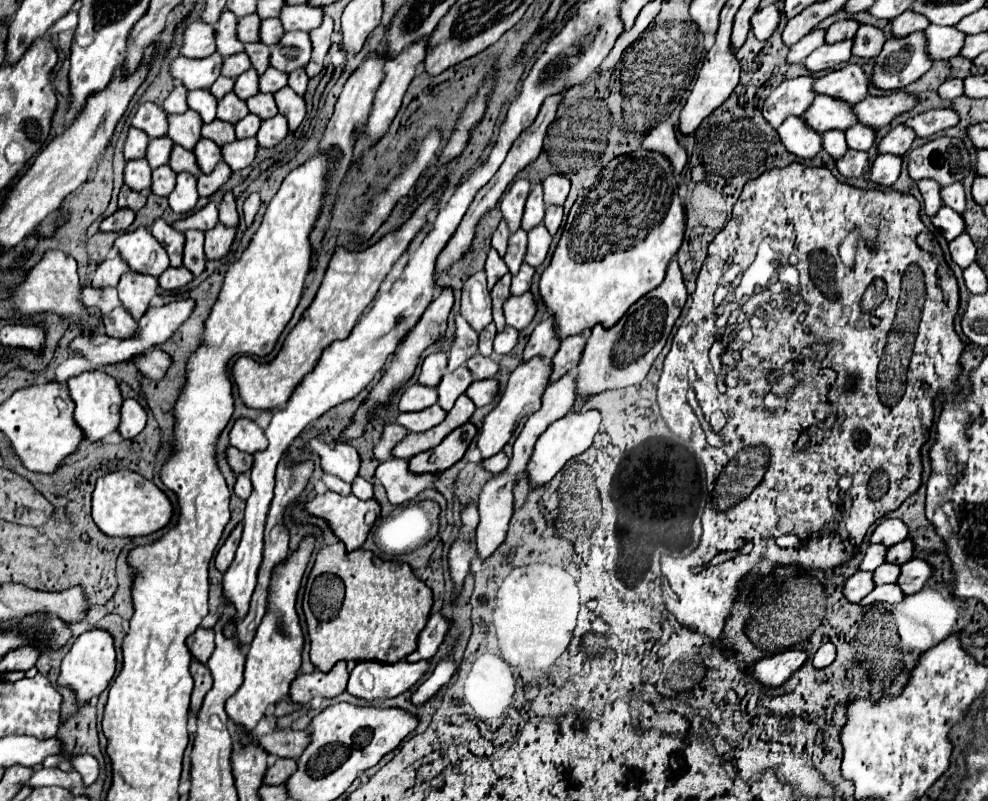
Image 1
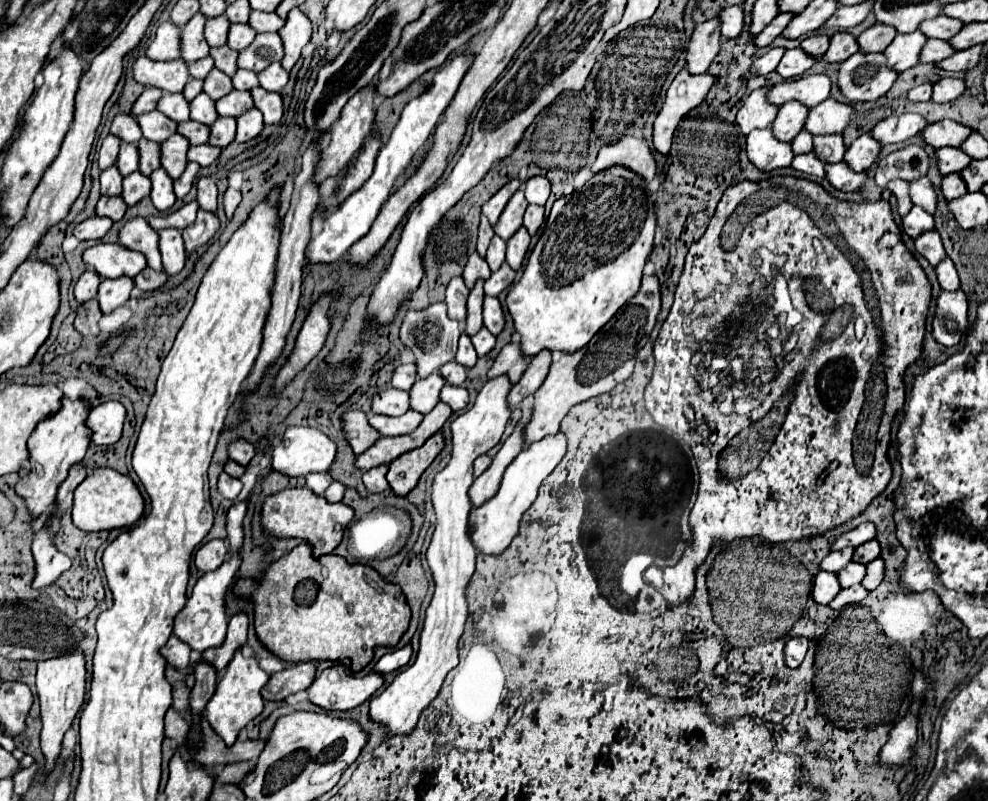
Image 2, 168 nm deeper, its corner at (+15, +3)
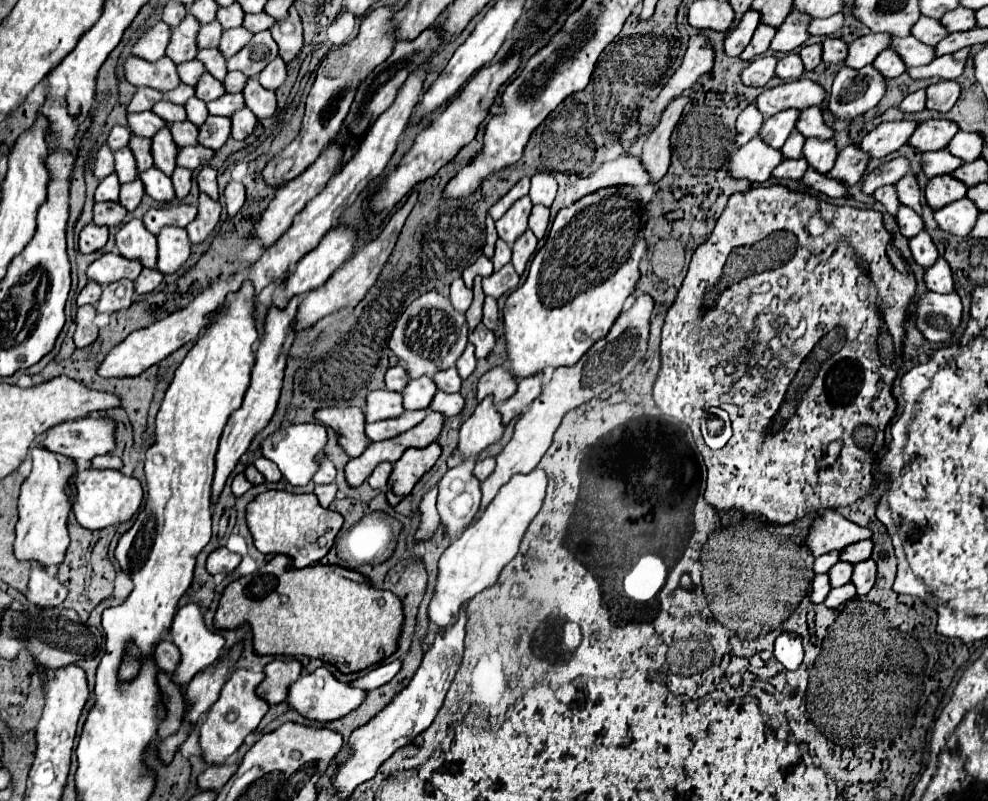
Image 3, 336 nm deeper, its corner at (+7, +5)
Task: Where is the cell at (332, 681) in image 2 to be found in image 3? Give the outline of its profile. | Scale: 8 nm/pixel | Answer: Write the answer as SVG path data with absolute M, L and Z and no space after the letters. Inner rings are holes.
M319 667L315 673L307 673L303 675L297 683L293 683L293 687L289 687L289 699L287 703L297 709L301 715L309 717L309 719L317 719L317 721L333 721L343 717L345 713L357 709L367 697L367 691L353 687L351 683L339 681L331 669L327 667Z

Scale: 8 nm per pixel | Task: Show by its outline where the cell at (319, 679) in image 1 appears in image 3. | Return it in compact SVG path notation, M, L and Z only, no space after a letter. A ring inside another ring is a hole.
M271 661L265 667L265 681L257 687L257 695L261 695L269 703L281 703L289 695L289 687L303 675L303 665L293 661Z

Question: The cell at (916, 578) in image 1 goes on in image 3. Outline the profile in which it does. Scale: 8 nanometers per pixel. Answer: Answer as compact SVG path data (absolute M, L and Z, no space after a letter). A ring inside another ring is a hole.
M867 559L867 561L861 561L855 565L851 581L857 587L857 593L865 595L875 585L875 577L877 577L877 563L873 559Z

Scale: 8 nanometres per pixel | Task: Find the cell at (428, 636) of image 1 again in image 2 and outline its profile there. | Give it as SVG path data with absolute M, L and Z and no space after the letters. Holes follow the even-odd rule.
M405 645L403 649L397 649L397 651L391 651L391 653L383 655L383 657L373 665L371 671L373 671L373 673L381 673L381 675L391 673L391 671L401 669L403 665L407 665L409 657L411 657L411 645Z

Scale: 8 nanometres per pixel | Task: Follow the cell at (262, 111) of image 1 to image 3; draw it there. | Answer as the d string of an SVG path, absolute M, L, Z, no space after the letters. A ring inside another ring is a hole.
M225 93L221 99L207 103L207 107L209 107L209 115L231 117L235 111L245 107L245 99L241 93Z

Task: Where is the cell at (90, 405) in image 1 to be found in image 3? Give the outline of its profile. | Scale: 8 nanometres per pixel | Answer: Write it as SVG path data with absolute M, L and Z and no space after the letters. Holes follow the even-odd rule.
M35 445L31 449L33 471L21 485L19 495L19 523L17 523L17 539L15 539L15 555L17 559L33 559L43 563L45 567L59 565L69 547L67 535L67 517L73 509L75 487L69 483L77 473L77 463L71 457L61 453L53 453L43 445Z

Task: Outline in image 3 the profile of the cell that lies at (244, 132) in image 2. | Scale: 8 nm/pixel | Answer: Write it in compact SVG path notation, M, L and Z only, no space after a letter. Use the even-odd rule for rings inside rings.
M247 107L237 111L237 115L233 115L231 121L233 121L233 139L237 141L247 139L257 129L257 123L259 123L259 119Z

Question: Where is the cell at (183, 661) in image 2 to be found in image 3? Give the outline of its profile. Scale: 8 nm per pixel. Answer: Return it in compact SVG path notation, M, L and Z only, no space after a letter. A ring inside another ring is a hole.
M161 641L161 643L157 645L155 655L157 655L157 665L159 665L159 669L161 669L161 671L167 671L167 673L173 673L173 671L177 669L179 661L181 661L181 653L179 653L179 649L175 647L175 643L171 643L171 641Z

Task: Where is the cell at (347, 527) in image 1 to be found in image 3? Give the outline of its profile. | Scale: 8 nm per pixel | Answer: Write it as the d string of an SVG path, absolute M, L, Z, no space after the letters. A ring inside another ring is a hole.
M271 489L257 495L247 507L247 525L257 549L261 553L289 555L293 557L293 567L319 563L333 547L343 521L341 513L321 507L315 493L287 493Z

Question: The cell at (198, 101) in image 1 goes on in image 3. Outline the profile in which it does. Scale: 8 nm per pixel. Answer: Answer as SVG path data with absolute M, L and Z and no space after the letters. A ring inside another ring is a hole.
M161 99L161 101L153 107L153 113L161 115L169 125L175 123L175 121L185 121L185 119L187 119L185 107L183 107L183 105L177 105L177 103L169 103L169 99Z

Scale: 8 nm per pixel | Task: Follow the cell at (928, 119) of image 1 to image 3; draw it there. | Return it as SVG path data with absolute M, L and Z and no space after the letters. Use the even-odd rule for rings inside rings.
M891 121L879 123L869 135L863 137L859 147L867 151L871 157L887 157L889 153L897 151L901 145L909 141L913 131L917 129L917 121Z

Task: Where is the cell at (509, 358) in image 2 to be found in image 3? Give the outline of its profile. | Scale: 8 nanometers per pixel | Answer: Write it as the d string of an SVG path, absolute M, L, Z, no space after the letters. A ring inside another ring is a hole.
M497 365L497 367L493 367L491 371L487 371L479 379L477 399L481 401L483 397L493 395L495 397L495 403L499 403L503 399L509 399L515 391L517 391L517 379L513 377L513 373L507 367Z

